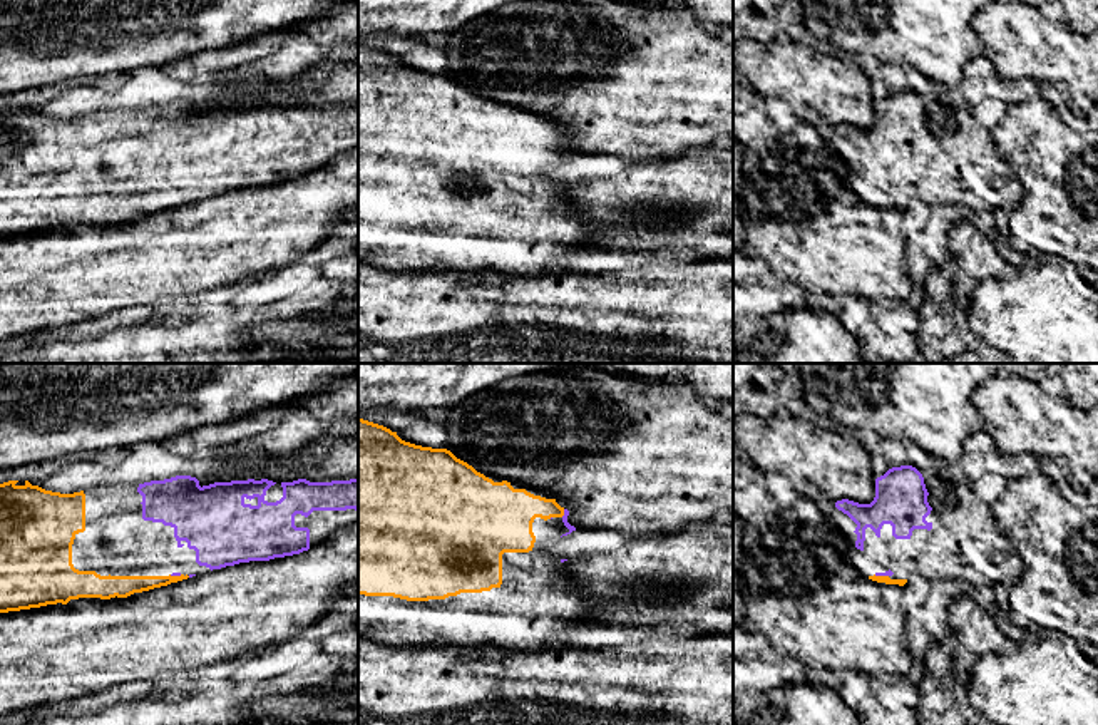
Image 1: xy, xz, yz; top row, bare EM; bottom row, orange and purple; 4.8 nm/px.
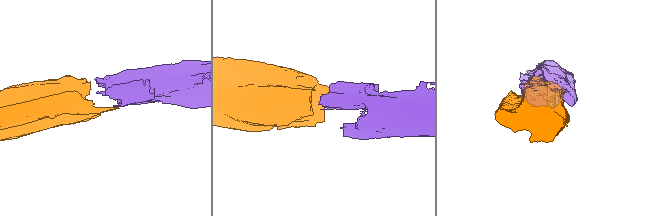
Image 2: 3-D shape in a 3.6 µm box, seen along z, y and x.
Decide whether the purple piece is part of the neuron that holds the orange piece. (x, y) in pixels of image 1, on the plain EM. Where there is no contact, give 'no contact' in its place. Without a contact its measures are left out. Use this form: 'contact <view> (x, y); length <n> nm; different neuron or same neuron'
contact yz (881, 201); length 70 nm; same neuron

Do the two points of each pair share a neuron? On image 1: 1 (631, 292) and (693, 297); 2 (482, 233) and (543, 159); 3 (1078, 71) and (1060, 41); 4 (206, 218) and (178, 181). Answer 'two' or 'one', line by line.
1: one
2: one
3: one
4: two

